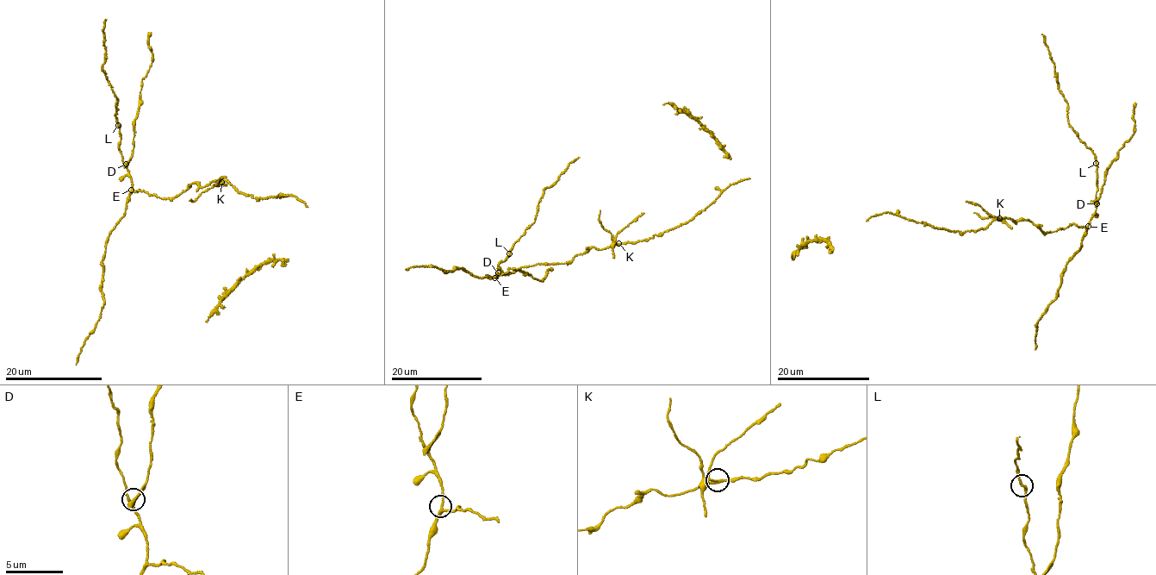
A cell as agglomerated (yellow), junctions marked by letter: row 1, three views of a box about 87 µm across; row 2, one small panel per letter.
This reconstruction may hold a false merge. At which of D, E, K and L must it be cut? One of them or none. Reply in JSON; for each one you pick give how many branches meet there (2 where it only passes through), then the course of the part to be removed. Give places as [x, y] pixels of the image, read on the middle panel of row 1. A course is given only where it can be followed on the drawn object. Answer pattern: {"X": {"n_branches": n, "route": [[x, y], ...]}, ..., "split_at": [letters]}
{"K": {"n_branches": 3, "route": [[618, 243], [615, 241], [615, 236], [644, 213]]}, "split_at": ["K"]}

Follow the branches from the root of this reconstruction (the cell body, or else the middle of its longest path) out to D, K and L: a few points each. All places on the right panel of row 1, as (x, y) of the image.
D: (1013, 221), (1028, 220), (1045, 233), (1065, 228), (1071, 224), (1086, 227), (1095, 213), (1096, 203)
K: (1013, 221), (999, 218)
L: (1013, 221), (1028, 220), (1045, 233), (1065, 228), (1071, 224), (1086, 227), (1096, 208), (1096, 163)

